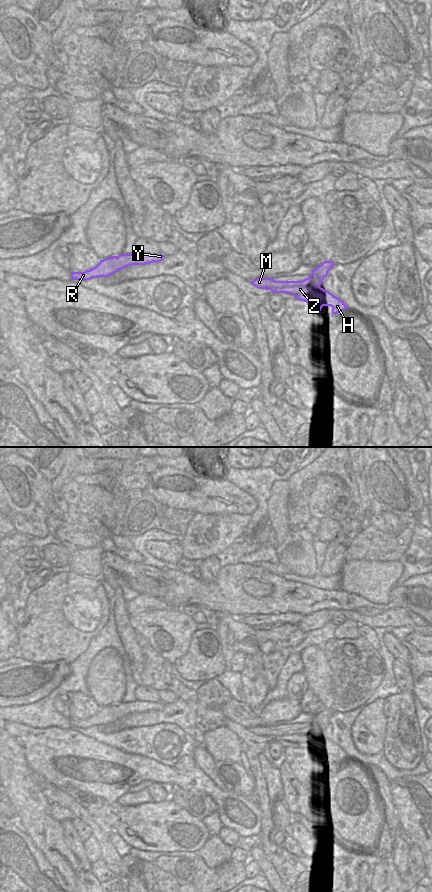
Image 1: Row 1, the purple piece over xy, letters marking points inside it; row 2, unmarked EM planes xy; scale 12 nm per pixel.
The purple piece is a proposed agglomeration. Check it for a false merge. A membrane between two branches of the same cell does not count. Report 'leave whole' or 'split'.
split

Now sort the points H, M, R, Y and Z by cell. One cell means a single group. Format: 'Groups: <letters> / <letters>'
Groups: H / M R Y Z

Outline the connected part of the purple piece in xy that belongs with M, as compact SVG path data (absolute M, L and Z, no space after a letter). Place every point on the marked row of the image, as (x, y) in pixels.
M324 261L313 269L308 278L302 281L275 281L273 278L257 278L250 283L259 289L271 290L272 293L291 294L297 300L314 305L320 313L323 307L322 292L314 292L313 290L320 287L334 265L338 264L334 264L332 261Z

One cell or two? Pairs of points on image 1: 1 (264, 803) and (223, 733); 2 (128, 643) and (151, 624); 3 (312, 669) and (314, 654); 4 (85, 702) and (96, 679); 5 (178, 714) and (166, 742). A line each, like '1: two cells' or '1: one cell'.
1: two cells
2: two cells
3: one cell
4: two cells
5: two cells

